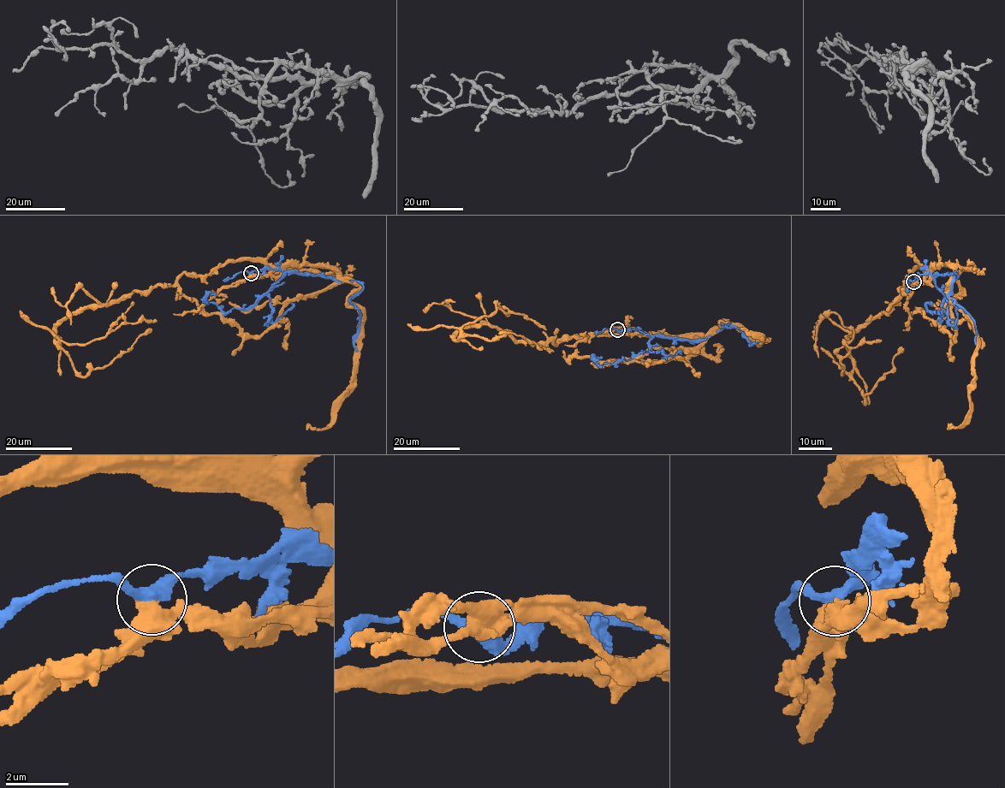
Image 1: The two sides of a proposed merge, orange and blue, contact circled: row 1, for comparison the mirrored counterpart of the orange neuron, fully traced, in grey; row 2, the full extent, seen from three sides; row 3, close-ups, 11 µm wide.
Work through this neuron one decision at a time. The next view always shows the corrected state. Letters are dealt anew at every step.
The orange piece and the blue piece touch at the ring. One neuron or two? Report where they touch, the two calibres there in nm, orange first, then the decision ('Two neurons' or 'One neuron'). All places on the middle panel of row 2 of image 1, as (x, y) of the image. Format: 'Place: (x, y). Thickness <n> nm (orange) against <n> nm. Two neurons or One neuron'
Place: (617, 329). Thickness 440 nm (orange) against 380 nm. Two neurons

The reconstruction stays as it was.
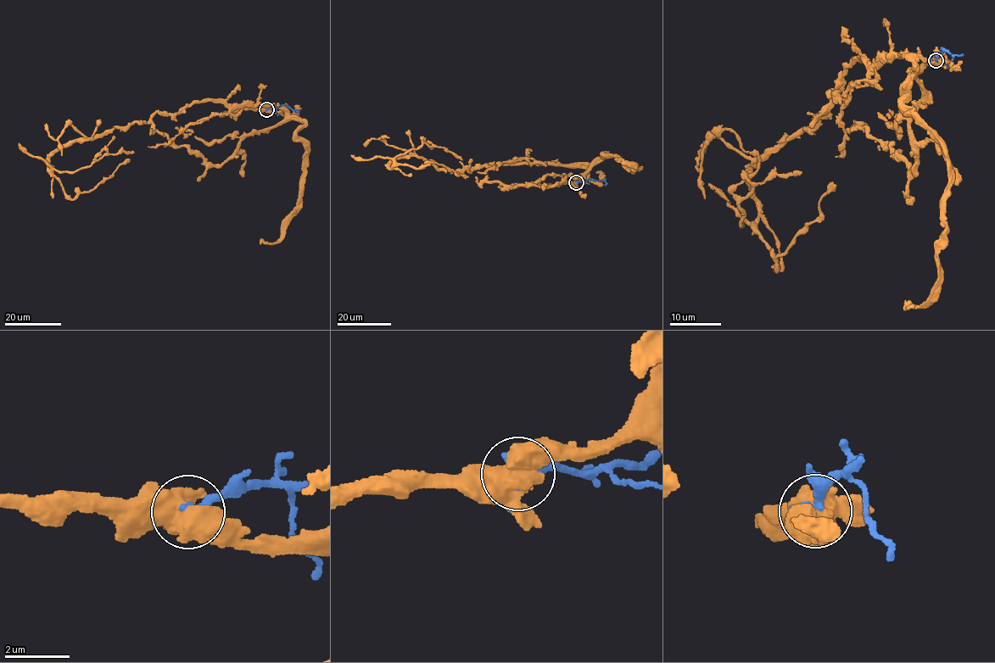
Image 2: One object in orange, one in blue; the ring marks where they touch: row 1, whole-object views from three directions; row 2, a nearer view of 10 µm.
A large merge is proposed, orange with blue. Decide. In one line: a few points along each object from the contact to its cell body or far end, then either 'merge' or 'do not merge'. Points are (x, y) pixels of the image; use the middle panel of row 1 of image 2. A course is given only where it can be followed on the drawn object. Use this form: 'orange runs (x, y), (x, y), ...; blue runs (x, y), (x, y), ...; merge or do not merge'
orange runs (576, 182), (586, 175), (583, 167), (499, 163), (449, 170), (406, 155), (389, 166), (436, 162), (468, 177); blue runs (576, 182), (604, 180), (605, 186); do not merge

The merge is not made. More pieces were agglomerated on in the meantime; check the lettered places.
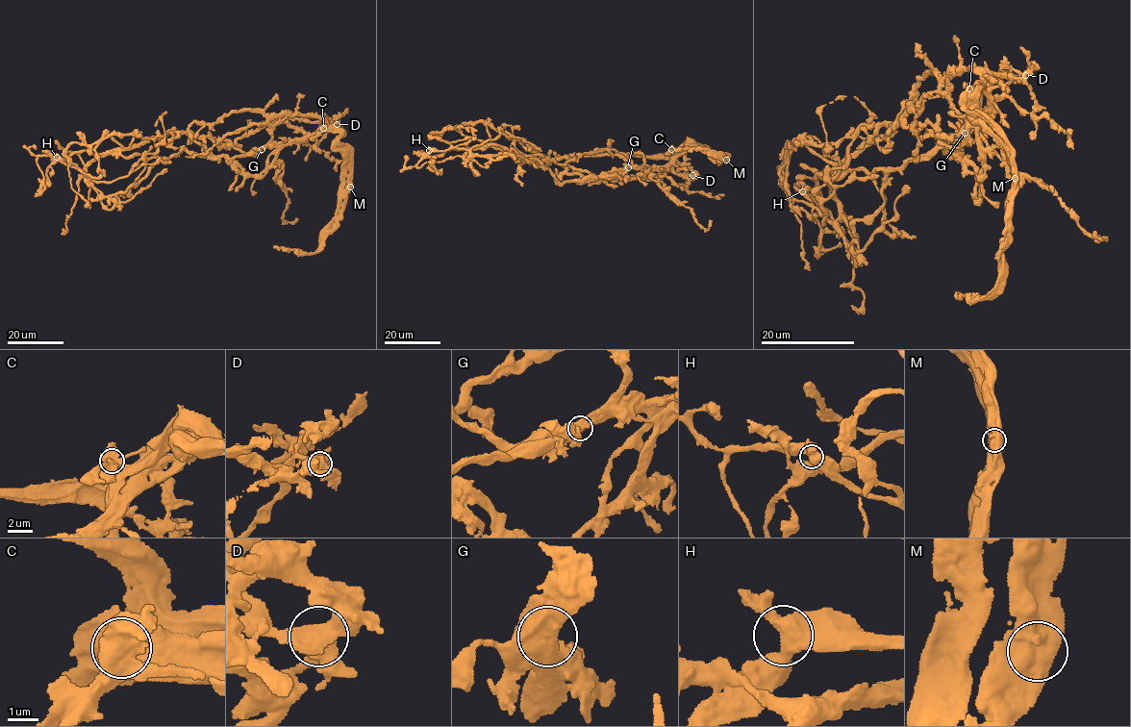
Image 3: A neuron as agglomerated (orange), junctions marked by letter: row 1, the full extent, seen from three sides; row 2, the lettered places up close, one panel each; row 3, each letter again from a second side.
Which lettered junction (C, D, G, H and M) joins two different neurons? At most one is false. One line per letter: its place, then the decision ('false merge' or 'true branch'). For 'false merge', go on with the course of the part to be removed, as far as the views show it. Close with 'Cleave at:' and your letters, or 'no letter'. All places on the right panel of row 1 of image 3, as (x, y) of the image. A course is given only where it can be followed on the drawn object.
C: at (969, 88); true branch
D: at (1025, 75); true branch
G: at (965, 133); false merge; foreign part runs (965, 133), (1002, 85), (983, 87), (967, 130), (951, 137), (904, 121), (785, 146), (779, 168), (810, 270)
H: at (802, 191); true branch
M: at (1015, 178); true branch
Cleave at: G

